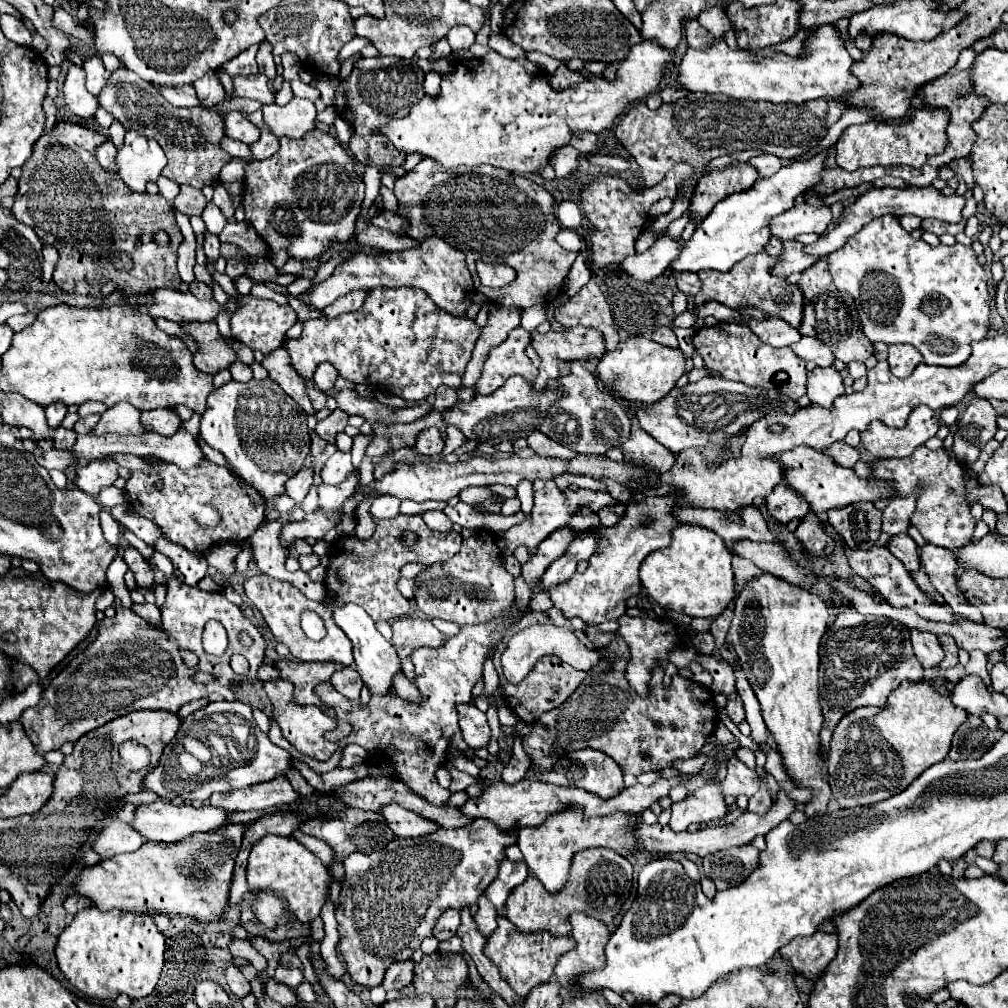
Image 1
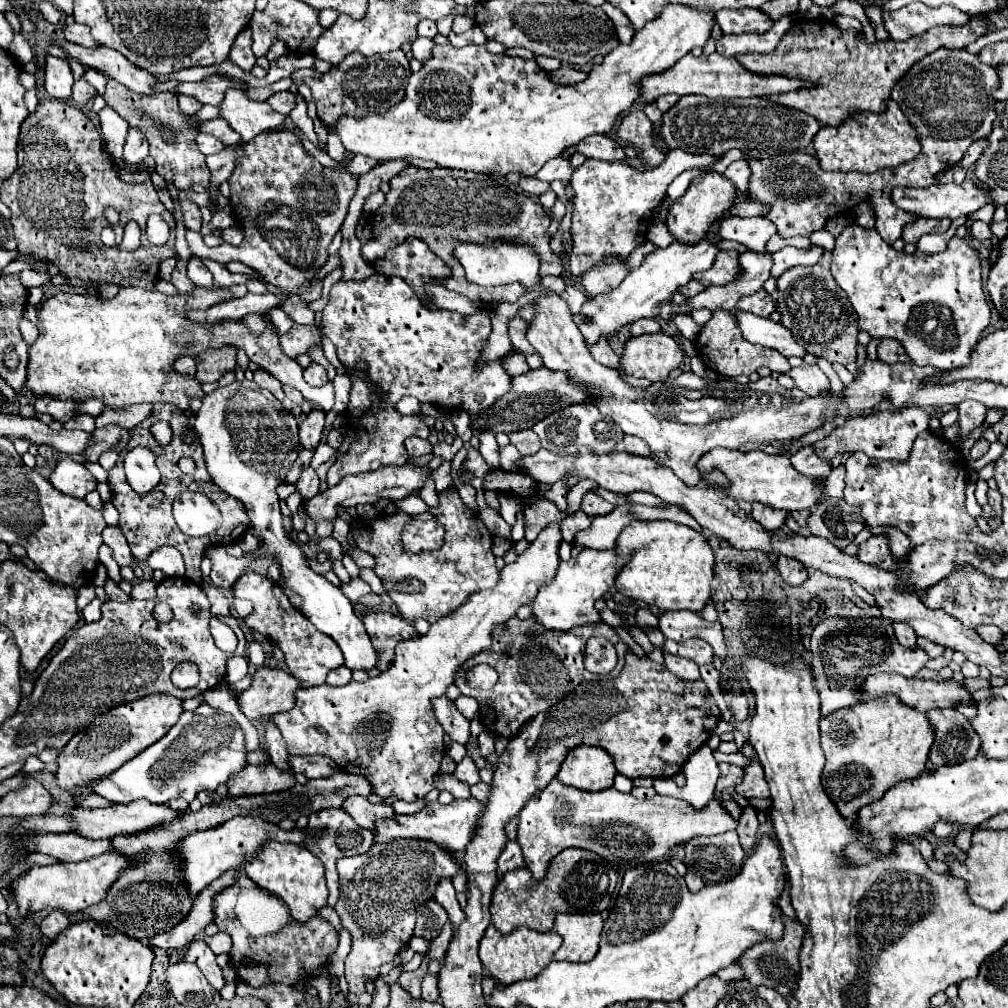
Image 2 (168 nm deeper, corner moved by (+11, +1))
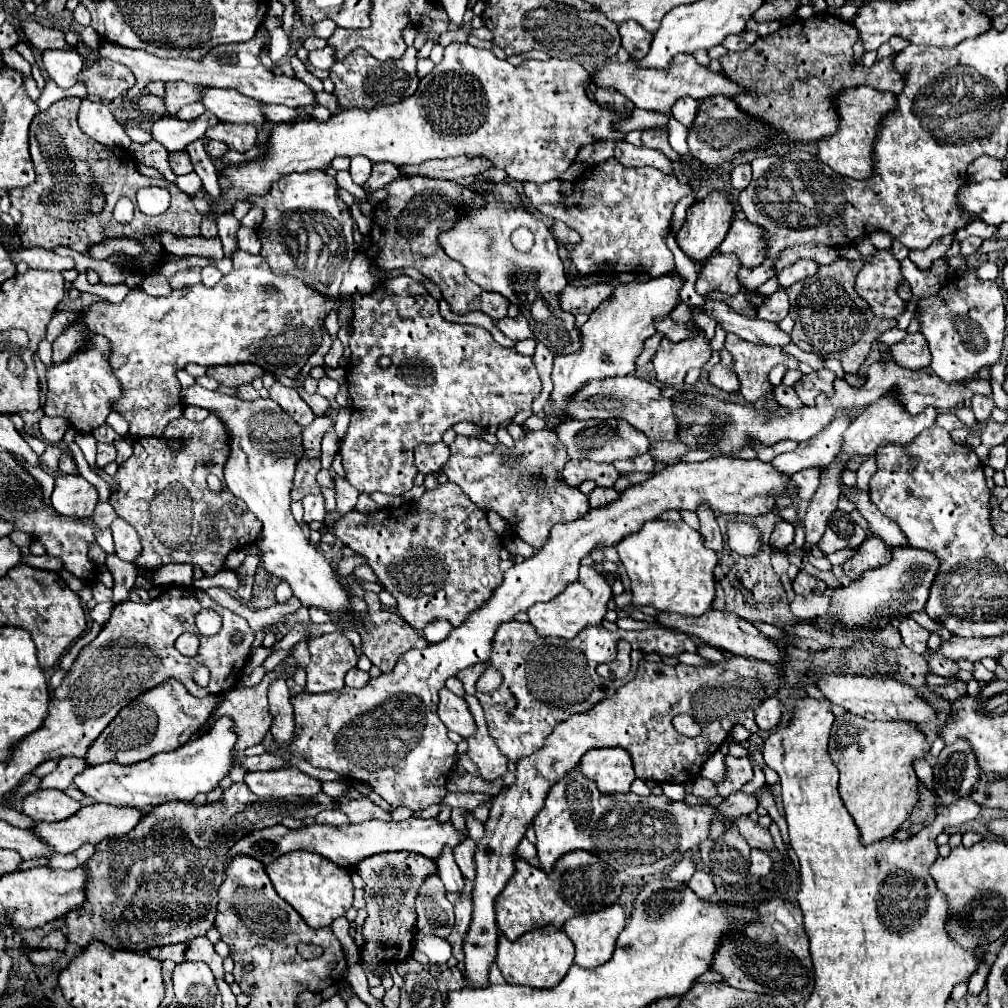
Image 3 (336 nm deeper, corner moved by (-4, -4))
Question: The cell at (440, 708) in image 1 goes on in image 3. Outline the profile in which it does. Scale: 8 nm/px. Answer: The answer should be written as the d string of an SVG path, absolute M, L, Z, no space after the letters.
M720 455L702 463L668 465L648 481L622 491L616 503L590 509L584 519L554 525L546 545L524 563L512 565L492 597L440 643L428 645L422 651L406 651L392 673L370 679L362 689L344 687L318 695L308 691L294 695L290 701L296 729L290 753L314 767L330 769L344 779L370 785L392 809L410 807L418 811L440 803L448 793L446 781L456 763L456 745L446 737L448 729L436 715L438 693L446 679L458 675L464 667L490 661L492 641L502 623L512 621L518 613L526 613L534 603L552 601L568 583L578 579L580 559L596 545L620 543L620 539L640 531L646 521L656 519L662 511L694 511L706 501L716 513L724 515L764 515L774 509L778 497L788 495L788 485L790 477L776 471L772 463Z

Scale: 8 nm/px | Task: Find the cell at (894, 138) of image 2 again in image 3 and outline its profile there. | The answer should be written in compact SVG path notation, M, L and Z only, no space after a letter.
M856 87L842 91L836 97L836 107L840 115L840 129L838 133L824 137L818 141L818 157L822 163L830 165L836 173L866 181L874 177L874 139L876 133L888 113L896 107L896 95L894 93L882 93L872 87Z

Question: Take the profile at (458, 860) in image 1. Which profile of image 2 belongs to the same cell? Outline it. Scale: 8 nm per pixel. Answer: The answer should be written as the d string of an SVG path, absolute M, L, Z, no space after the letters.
M399 838L373 844L365 854L341 858L341 862L337 862L337 870L341 896L335 910L343 928L353 936L351 952L345 958L345 980L349 984L349 992L363 994L363 978L367 976L375 980L379 976L379 966L391 962L399 950L409 944L415 928L413 906L433 898L437 880L441 876L453 878L459 864L453 860L451 852L437 844Z

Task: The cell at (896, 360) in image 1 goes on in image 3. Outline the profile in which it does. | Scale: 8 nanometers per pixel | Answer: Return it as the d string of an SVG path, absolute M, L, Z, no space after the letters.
M906 335L904 341L892 345L892 357L900 367L922 369L930 365L930 349L924 335Z

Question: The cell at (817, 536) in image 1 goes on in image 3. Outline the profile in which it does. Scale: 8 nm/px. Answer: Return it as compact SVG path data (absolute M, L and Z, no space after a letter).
M800 571L800 573L796 575L796 579L792 581L792 587L794 587L794 593L796 593L796 595L824 593L824 589L826 589L826 585L824 585L818 577L814 577L814 575L806 573L806 571Z

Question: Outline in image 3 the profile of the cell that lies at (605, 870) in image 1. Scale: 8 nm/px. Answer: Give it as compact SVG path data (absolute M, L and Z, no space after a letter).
M570 851L568 855L560 857L552 875L524 863L524 859L516 859L516 873L496 901L496 923L510 941L516 941L520 935L540 927L552 925L560 929L566 919L600 911L616 903L620 895L622 881L618 879L616 869L608 867L590 851Z

